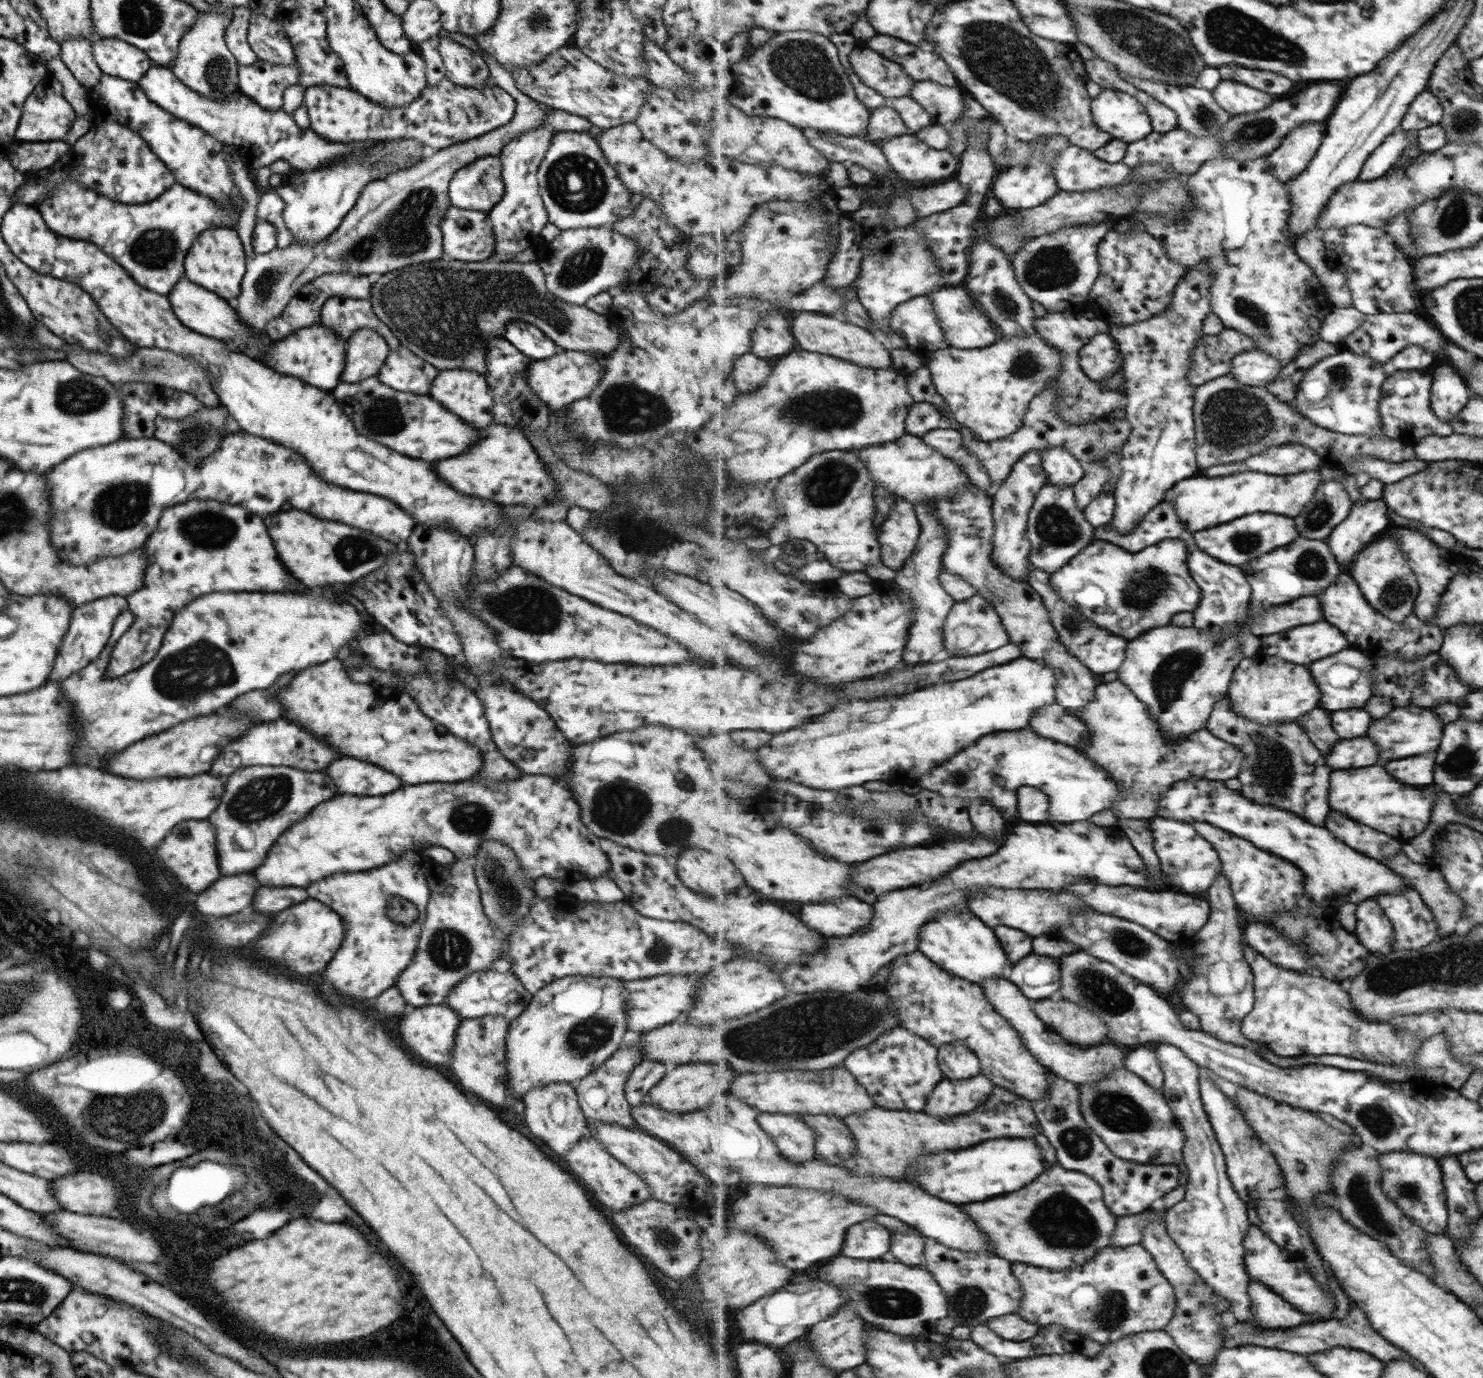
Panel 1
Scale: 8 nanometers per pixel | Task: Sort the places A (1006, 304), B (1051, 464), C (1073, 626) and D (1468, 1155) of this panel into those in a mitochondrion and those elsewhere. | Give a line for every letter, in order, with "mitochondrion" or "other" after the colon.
A: mitochondrion
B: other
C: mitochondrion
D: other

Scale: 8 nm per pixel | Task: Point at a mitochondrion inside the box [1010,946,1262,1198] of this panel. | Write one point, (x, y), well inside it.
(1100, 990)

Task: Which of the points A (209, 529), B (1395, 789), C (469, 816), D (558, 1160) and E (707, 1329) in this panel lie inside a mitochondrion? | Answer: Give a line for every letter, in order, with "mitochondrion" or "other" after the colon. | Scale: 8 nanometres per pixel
A: mitochondrion
B: other
C: mitochondrion
D: other
E: other

